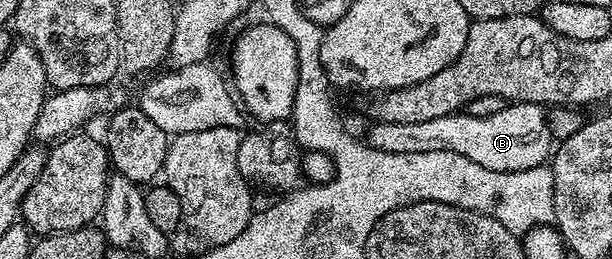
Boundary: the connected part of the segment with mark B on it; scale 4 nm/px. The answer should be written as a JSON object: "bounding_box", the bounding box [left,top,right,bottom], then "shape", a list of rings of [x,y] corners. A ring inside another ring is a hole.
{"bounding_box":[366,102,554,171],"shape":[[[513,102],[501,107],[504,107],[501,111],[492,111],[489,115],[457,113],[446,117],[433,117],[430,121],[413,121],[410,125],[373,122],[366,136],[366,142],[369,147],[382,153],[438,153],[439,151],[462,153],[464,157],[470,157],[470,161],[478,161],[478,165],[495,171],[525,171],[545,166],[554,151],[552,131],[548,128],[547,117],[544,116],[545,108],[538,103]]]}

